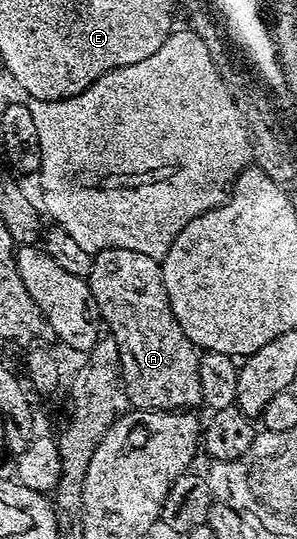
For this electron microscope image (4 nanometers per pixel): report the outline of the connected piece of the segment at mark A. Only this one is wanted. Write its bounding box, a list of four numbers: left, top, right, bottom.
[89,247,203,411]

